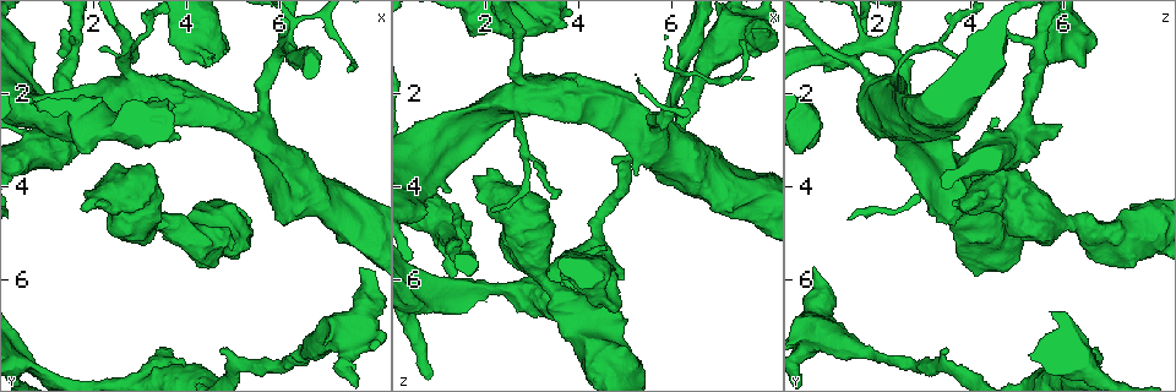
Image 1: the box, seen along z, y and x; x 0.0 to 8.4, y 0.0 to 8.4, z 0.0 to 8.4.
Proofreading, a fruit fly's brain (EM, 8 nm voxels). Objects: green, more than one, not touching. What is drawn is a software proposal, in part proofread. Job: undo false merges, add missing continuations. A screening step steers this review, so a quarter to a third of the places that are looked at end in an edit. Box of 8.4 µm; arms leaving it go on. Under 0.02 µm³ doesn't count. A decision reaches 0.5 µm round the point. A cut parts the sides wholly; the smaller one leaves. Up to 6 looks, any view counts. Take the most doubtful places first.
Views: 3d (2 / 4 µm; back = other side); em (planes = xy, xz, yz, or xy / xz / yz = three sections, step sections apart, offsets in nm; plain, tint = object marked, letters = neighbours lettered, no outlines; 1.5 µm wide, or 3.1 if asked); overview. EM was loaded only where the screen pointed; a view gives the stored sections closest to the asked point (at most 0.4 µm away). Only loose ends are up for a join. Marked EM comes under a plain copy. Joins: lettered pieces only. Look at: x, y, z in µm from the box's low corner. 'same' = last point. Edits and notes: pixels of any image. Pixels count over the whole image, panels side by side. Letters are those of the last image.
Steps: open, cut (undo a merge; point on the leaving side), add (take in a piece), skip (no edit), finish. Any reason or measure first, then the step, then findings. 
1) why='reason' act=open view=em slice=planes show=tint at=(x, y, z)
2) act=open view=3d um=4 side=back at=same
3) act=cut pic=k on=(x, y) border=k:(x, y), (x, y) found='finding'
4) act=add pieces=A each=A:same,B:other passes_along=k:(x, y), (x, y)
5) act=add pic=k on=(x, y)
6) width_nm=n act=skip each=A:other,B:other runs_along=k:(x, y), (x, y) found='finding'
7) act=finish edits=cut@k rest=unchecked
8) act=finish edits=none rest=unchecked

why='stops while still wide' act=open view=em slice=planes show=letters at=(4.50, 1.40, 5.30)

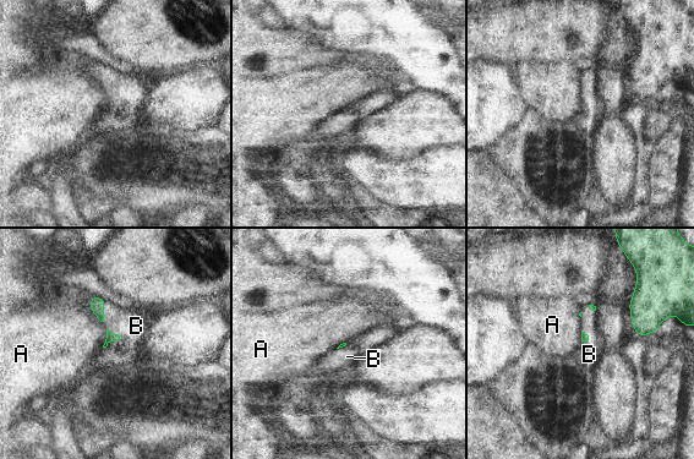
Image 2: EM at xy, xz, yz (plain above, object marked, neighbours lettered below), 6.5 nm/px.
act=add pieces=B each=A:other,B:same passes_along=2:(110, 337), (115, 340), (136, 326) found='it goes on there'

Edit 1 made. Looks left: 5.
why='redraw' act=open view=overview

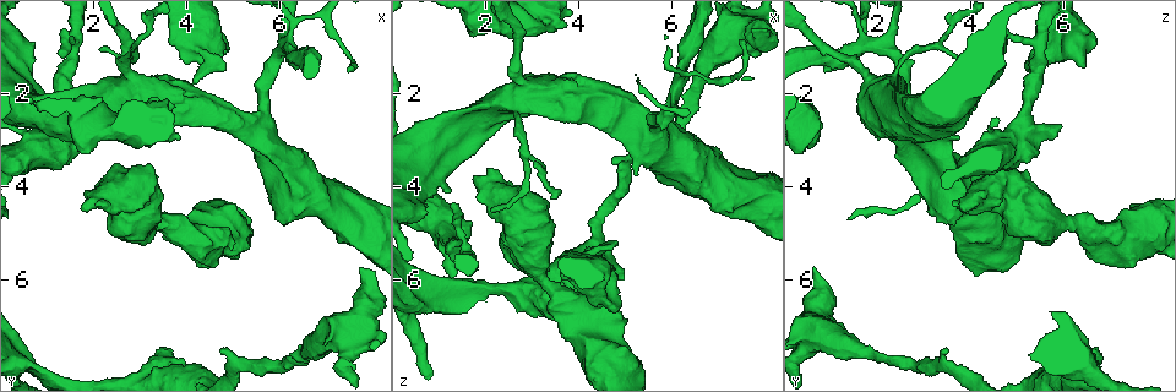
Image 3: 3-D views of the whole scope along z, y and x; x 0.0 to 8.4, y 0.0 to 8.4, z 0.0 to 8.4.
why='branch stops here' act=open view=em slice=yz step=4 show=tint at=(4.70, 7.55, 3.45)

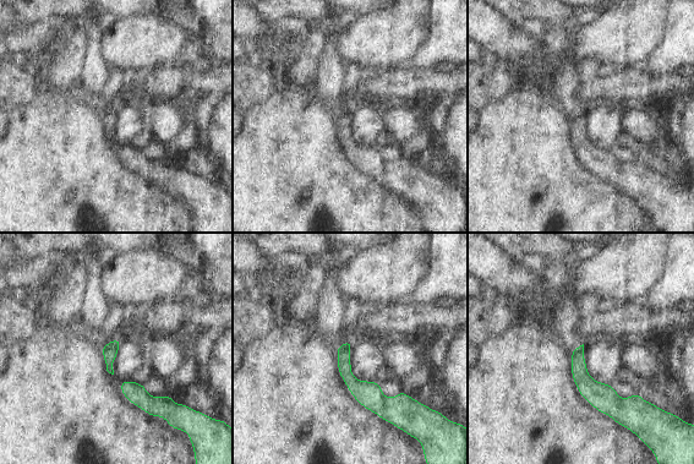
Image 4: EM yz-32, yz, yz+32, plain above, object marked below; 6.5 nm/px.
act=open view=em slice=planes show=letters at=same

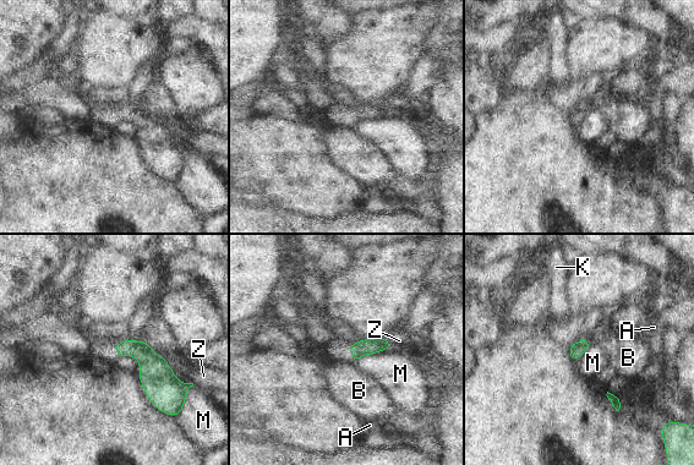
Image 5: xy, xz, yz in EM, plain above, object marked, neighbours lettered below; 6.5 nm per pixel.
act=skip each=A:other,B:other,K:other,M:other,Z:other found='no lettered piece goes on from it'

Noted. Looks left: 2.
why='tapers out' act=open view=em slice=planes show=letters at=(1.30, 1.15, 4.40)

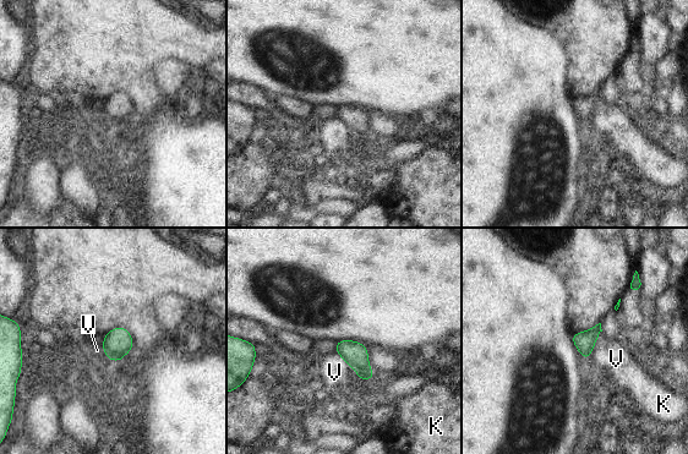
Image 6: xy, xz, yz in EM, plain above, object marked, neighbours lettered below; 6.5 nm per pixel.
act=skip each=K:other,V:other border=6:(601, 331), (587, 360) found='no lettered piece goes on from it'

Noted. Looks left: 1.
act=finish edits=add@2 rest=unchecked

